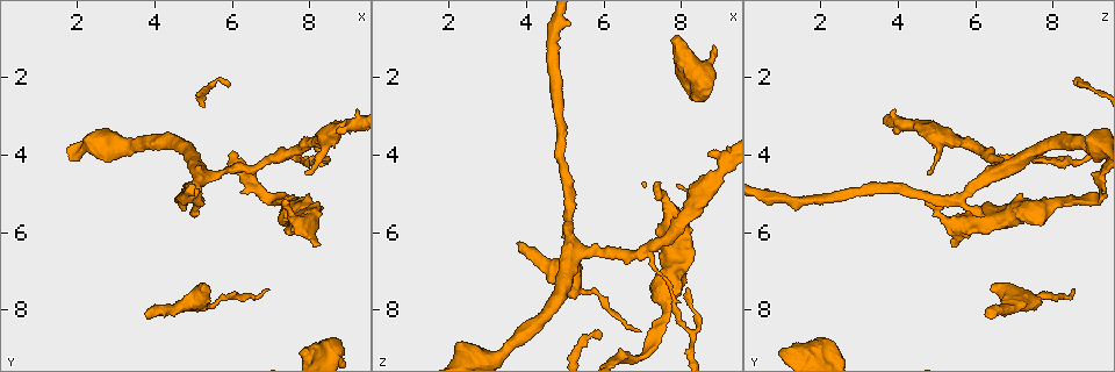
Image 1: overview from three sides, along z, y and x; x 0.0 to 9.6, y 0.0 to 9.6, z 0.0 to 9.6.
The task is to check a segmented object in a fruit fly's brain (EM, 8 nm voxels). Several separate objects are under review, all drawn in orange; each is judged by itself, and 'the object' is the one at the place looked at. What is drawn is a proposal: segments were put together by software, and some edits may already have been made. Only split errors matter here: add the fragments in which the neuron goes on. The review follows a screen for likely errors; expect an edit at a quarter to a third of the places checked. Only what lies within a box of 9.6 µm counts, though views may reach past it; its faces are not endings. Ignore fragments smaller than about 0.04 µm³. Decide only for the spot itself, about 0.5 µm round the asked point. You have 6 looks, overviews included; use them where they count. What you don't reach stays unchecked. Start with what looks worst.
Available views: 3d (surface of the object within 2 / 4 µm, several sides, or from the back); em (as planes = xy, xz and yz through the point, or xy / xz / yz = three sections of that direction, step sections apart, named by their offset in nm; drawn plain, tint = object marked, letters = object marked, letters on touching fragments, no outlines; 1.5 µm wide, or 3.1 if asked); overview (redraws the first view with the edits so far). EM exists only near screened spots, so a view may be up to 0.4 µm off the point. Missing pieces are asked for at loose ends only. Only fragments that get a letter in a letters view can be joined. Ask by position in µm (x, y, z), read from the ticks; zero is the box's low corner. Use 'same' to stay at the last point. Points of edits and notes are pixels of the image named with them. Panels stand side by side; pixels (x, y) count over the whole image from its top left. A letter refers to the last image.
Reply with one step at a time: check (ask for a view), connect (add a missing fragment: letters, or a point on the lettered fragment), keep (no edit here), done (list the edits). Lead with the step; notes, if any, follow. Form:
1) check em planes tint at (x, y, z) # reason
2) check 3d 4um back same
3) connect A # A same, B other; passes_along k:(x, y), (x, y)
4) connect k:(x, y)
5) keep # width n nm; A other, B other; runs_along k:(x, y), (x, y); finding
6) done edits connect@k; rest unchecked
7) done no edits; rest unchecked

check em xz step 4 letters at (3.80, 8.10, 6.30) # branch stops here

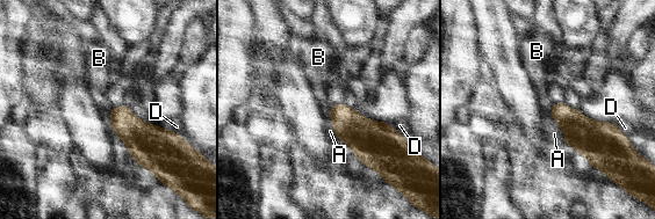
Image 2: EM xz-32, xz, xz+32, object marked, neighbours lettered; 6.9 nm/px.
connect A # A same, B other, D other; passes_along 2:(590, 138), (559, 125), (554, 133); the neuron continues

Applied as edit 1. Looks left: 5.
check em planes tint at (8.30, 6.30, 5.40) # an open end

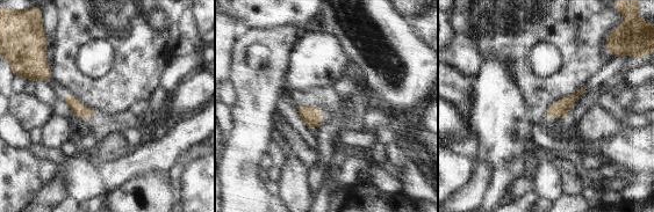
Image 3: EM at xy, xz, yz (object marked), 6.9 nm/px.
check em planes letters same

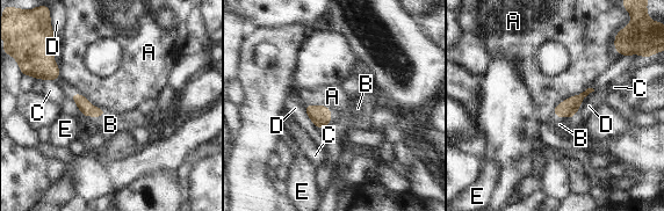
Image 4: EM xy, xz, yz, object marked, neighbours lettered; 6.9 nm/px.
connect B # A other, B same, C other, D other, E other; passes_along 4:(82, 103), (95, 116), (110, 124); it goes on there

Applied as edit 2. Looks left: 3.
check em yz step 4 letters at (5.00, 5.60, 6.25) # free end

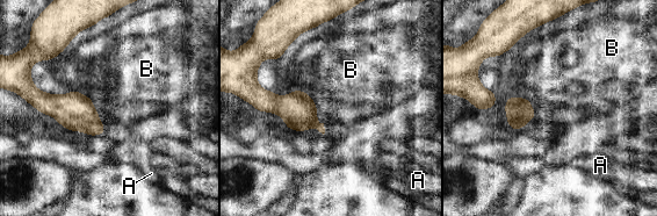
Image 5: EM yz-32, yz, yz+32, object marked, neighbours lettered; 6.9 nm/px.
keep # A other, B other; border 5:(302, 90), (312, 99); none of them fits

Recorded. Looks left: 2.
done edits connect@2, connect@4; rest unchecked

